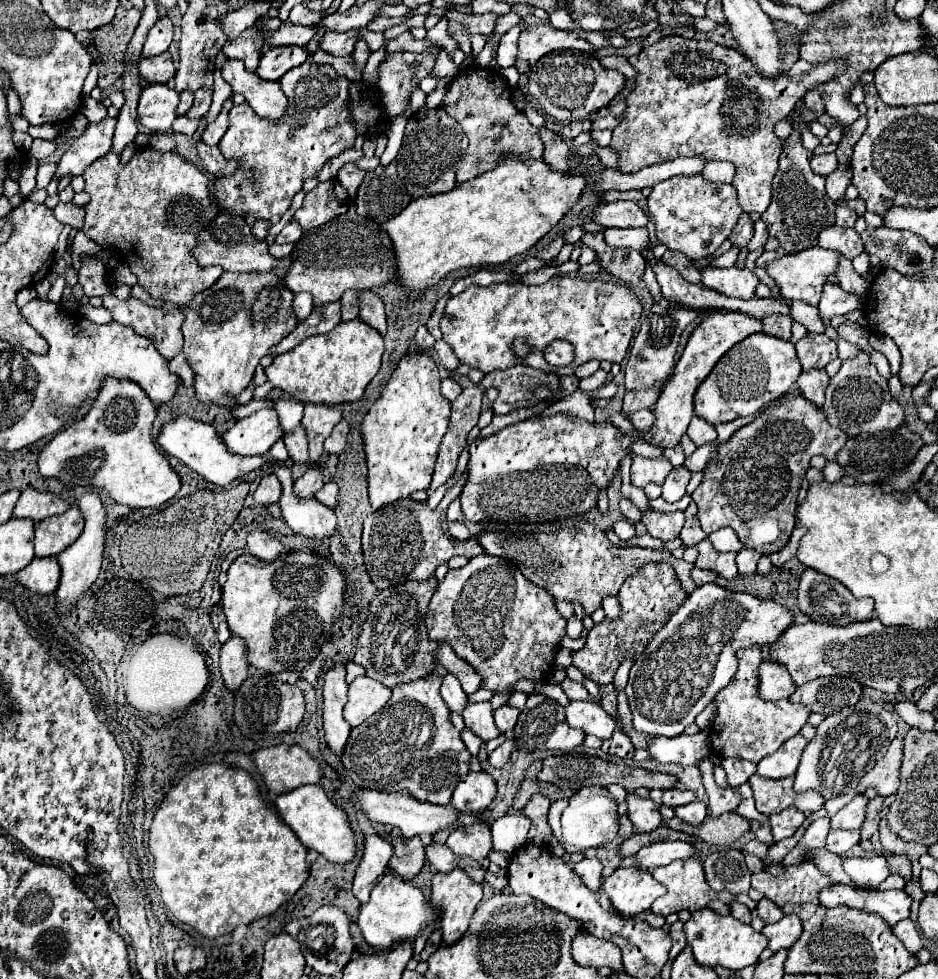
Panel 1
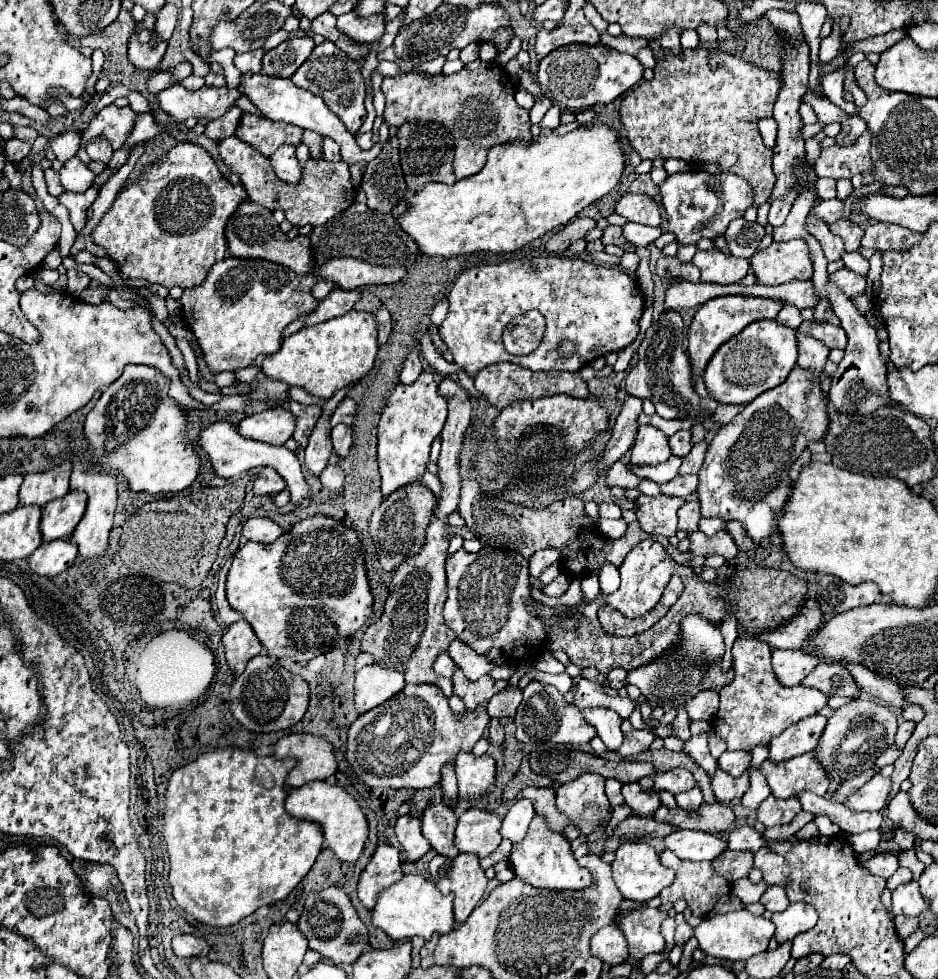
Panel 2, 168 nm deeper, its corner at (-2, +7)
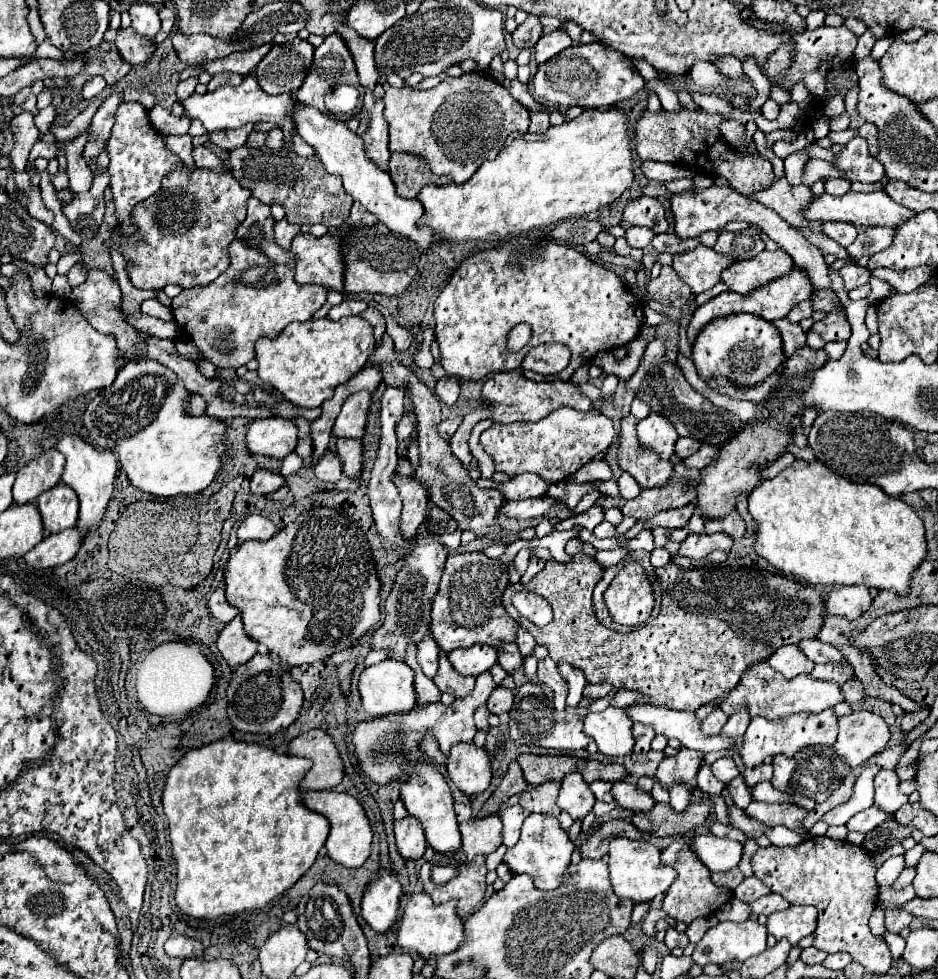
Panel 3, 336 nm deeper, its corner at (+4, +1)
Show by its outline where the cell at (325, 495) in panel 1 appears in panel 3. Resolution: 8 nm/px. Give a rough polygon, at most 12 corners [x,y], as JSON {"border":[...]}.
{"border":[[326,453],[314,473],[320,481],[336,483],[342,477],[342,463]]}

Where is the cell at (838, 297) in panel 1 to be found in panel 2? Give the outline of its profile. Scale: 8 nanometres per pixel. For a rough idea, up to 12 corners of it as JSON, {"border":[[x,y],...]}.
{"border":[[842,267],[830,275],[848,297],[862,293],[866,279]]}

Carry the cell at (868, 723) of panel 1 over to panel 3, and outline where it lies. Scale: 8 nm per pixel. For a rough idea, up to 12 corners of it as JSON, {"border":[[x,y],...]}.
{"border":[[878,713],[838,719],[832,751],[854,769],[884,751],[890,729]]}

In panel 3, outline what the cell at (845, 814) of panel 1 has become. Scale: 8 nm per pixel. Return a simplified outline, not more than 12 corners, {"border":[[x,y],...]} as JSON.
{"border":[[894,771],[874,779],[874,805],[886,813],[898,811],[908,795],[898,791]]}

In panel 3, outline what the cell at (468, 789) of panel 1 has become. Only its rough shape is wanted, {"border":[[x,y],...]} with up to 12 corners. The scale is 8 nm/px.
{"border":[[474,743],[448,755],[448,775],[464,795],[488,789],[490,757]]}

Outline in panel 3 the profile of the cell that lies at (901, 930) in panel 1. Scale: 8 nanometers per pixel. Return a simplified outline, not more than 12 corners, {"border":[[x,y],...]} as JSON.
{"border":[[898,907],[886,909],[886,929],[900,933],[912,917]]}

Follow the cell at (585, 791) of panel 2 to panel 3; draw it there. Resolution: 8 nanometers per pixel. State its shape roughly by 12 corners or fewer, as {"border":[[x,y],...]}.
{"border":[[582,775],[562,779],[558,807],[582,821],[596,803]]}

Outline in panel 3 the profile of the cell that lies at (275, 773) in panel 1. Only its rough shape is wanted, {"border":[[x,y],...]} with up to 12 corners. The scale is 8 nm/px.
{"border":[[314,729],[294,737],[288,753],[312,759],[300,793],[332,789],[344,775],[332,739]]}

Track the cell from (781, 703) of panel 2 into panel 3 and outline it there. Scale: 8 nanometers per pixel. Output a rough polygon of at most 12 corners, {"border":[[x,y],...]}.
{"border":[[750,665],[720,703],[730,717],[786,719],[842,701],[834,683]]}

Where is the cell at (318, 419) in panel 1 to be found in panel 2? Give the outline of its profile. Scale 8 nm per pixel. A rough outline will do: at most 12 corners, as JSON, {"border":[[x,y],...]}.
{"border":[[346,399],[334,411],[330,423],[352,425],[356,415],[354,399]]}

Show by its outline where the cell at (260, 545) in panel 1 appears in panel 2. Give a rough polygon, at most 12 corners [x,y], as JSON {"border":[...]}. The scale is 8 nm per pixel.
{"border":[[268,517],[248,519],[242,535],[258,543],[274,543],[282,529]]}

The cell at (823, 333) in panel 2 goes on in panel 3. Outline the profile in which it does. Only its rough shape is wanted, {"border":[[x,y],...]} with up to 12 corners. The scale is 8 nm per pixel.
{"border":[[828,313],[810,331],[824,341],[846,341],[850,323]]}

